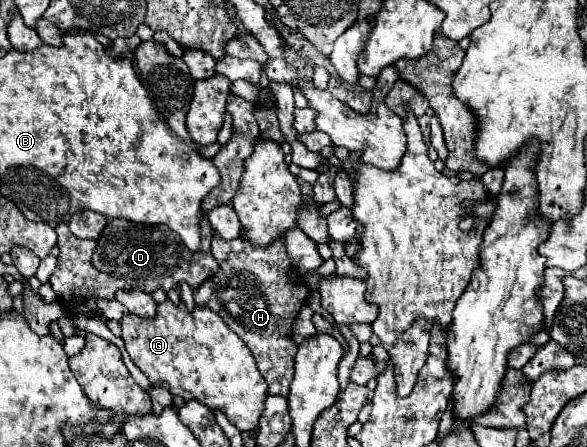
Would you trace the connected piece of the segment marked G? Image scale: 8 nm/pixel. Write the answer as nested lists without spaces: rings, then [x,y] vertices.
[[[166,299],[158,305],[154,319],[126,313],[120,325],[126,351],[152,385],[166,381],[172,395],[184,401],[196,399],[212,411],[224,411],[228,421],[240,431],[252,431],[258,425],[268,395],[266,381],[258,373],[254,357],[244,341],[224,325],[218,313],[200,305],[188,311],[182,301],[174,305]]]

